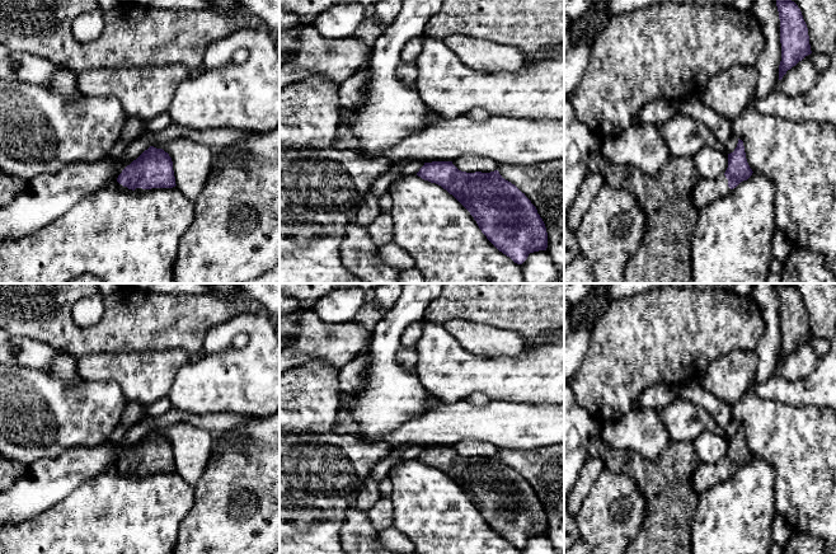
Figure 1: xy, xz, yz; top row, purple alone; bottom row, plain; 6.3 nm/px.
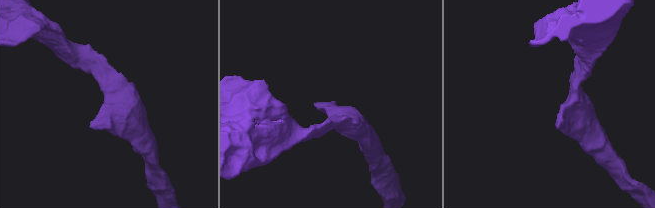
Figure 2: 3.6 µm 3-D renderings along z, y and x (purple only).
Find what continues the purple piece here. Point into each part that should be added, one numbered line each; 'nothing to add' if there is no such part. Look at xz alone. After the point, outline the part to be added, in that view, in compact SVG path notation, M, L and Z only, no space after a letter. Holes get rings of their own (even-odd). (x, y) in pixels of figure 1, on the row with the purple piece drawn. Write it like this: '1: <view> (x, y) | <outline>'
nothing to add

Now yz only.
1: yz (705, 191) | M720 175L715 179L699 178L691 192L691 201L694 206L700 210L708 203L724 197L732 189L728 187L728 179L725 175Z

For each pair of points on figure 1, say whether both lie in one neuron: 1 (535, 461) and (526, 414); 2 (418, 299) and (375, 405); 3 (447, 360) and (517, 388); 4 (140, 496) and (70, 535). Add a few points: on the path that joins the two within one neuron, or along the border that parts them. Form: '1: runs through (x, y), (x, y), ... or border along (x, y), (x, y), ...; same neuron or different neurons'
1: border along (550, 444), (535, 449), (502, 450); different neurons
2: runs through (391, 325), (383, 350), (383, 379); same neuron
3: runs through (465, 374), (483, 374), (499, 378); same neuron
4: runs through (122, 512), (118, 512), (112, 519), (88, 524); same neuron

